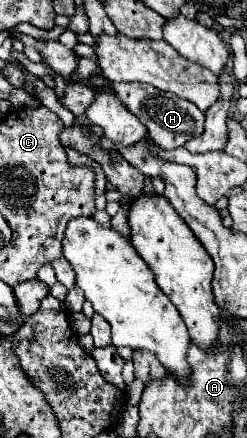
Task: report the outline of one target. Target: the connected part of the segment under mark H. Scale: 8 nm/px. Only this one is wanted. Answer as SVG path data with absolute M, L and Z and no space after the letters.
M111 82L111 88L117 92L119 100L141 120L151 140L163 150L181 148L187 140L203 134L205 114L193 102L187 102L171 92L163 92L141 82Z

